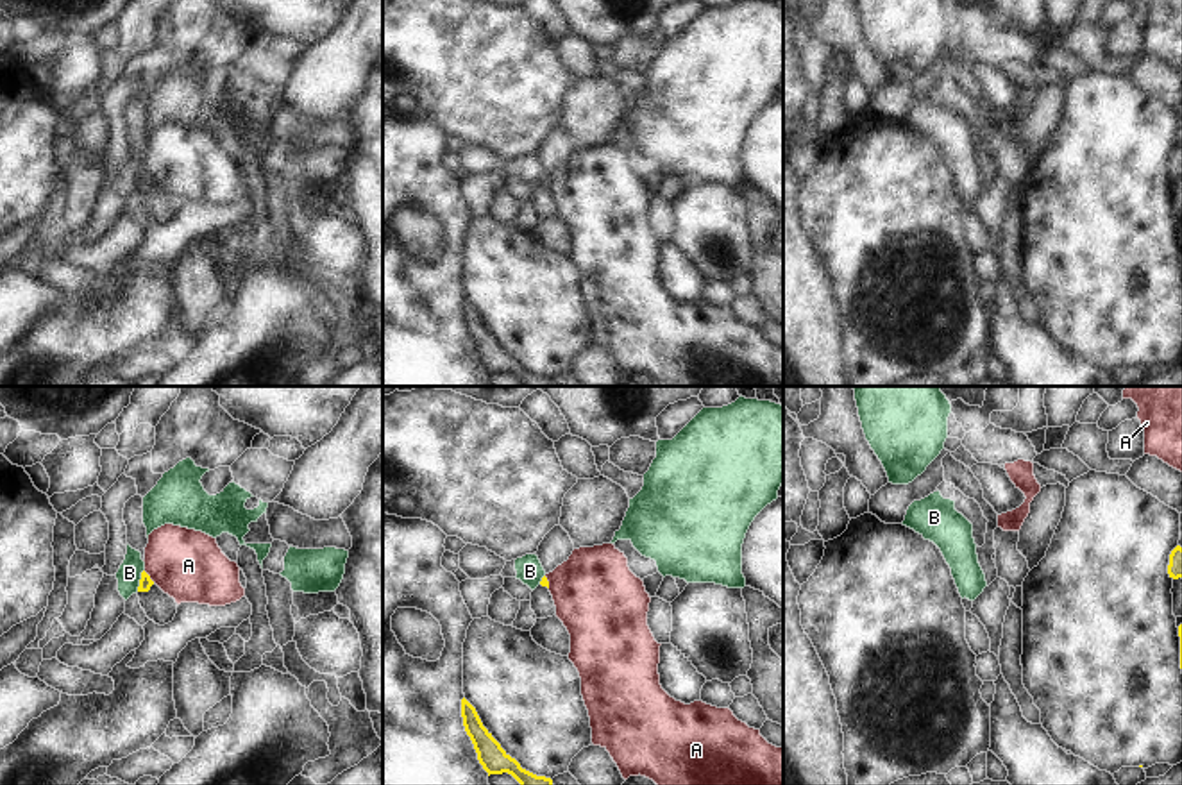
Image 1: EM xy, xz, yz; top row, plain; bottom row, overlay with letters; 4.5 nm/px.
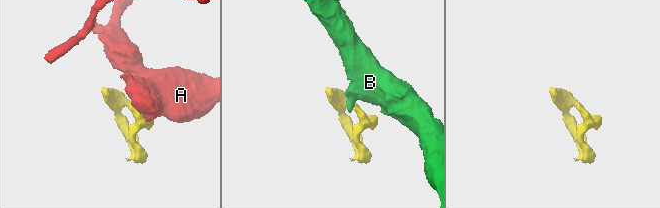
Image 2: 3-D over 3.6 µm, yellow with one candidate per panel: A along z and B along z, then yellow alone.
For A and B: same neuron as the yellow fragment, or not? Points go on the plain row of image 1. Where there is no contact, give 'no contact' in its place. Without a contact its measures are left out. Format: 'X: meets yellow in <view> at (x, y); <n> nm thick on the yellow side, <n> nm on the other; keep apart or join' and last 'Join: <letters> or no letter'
A: meets yellow in xy at (149, 176); 60 nm thick on the yellow side, 320 nm on the other; keep apart
B: meets yellow in xy at (140, 179); 60 nm thick on the yellow side, 110 nm on the other; keep apart
Join: no letter

